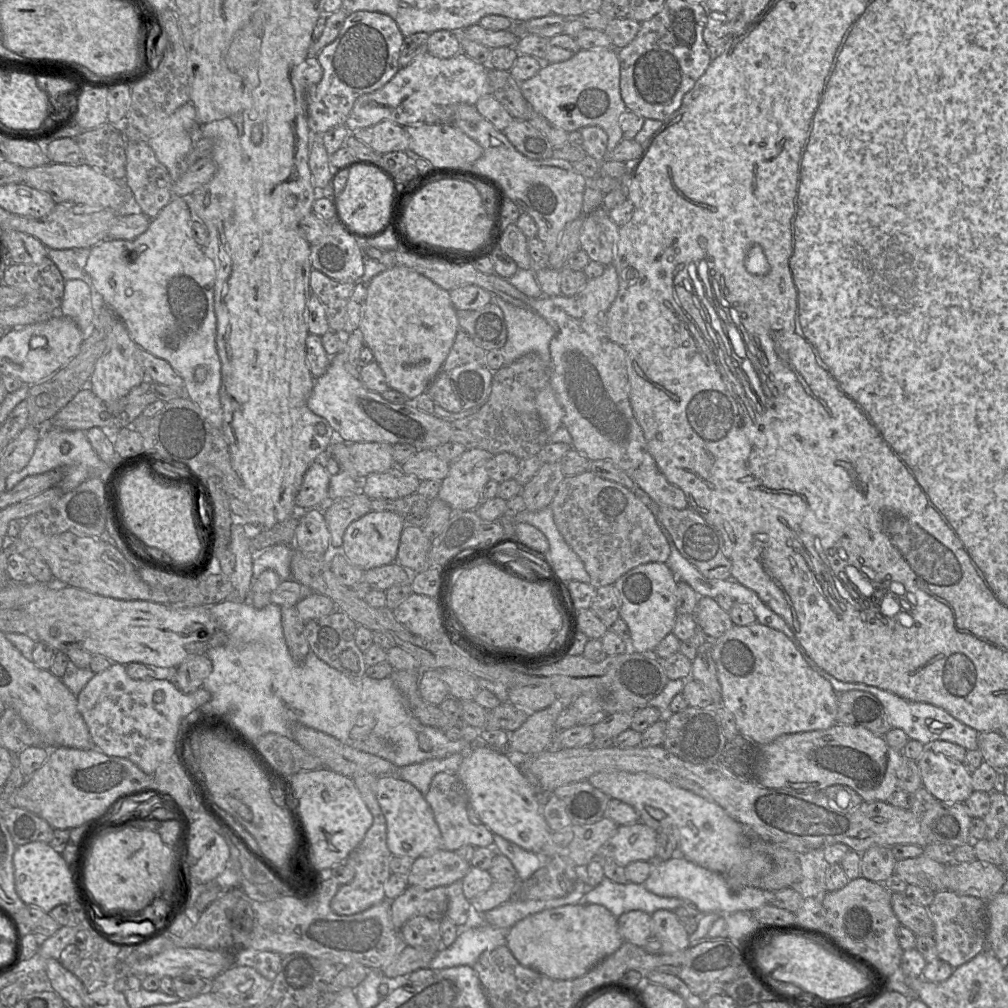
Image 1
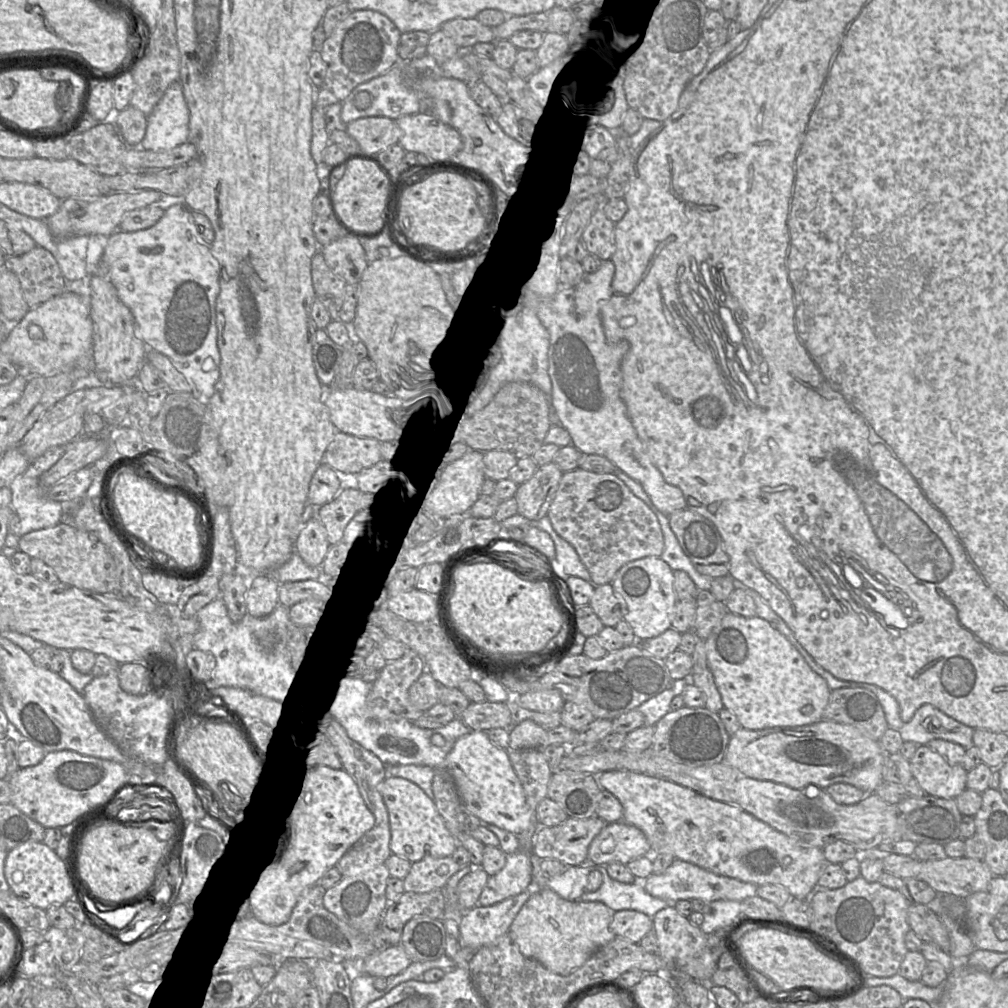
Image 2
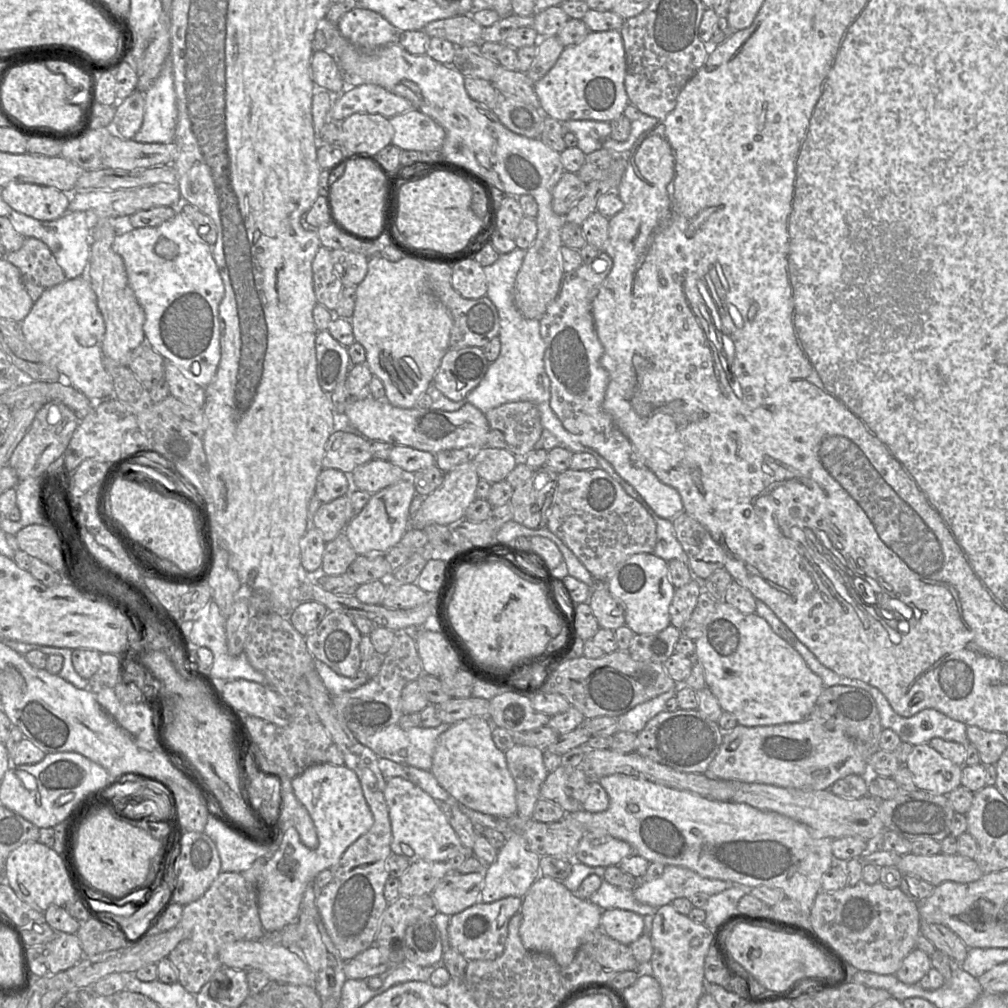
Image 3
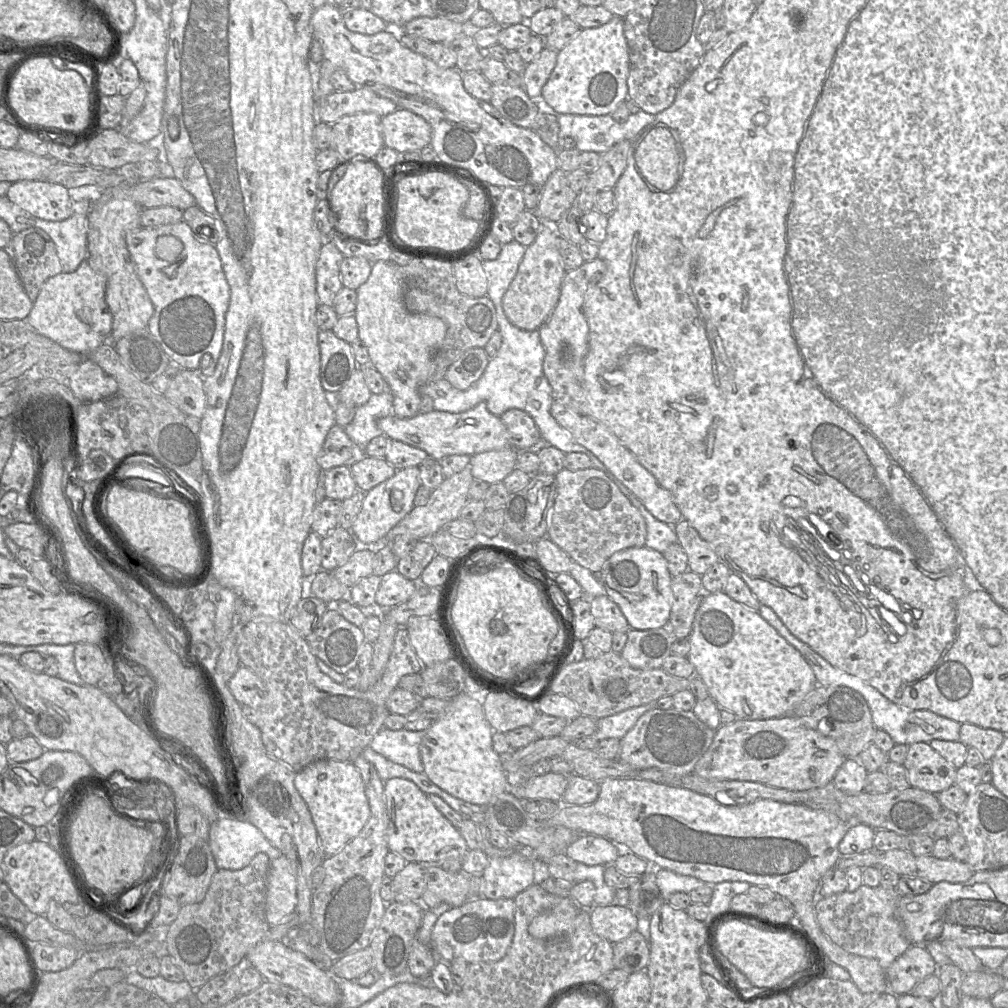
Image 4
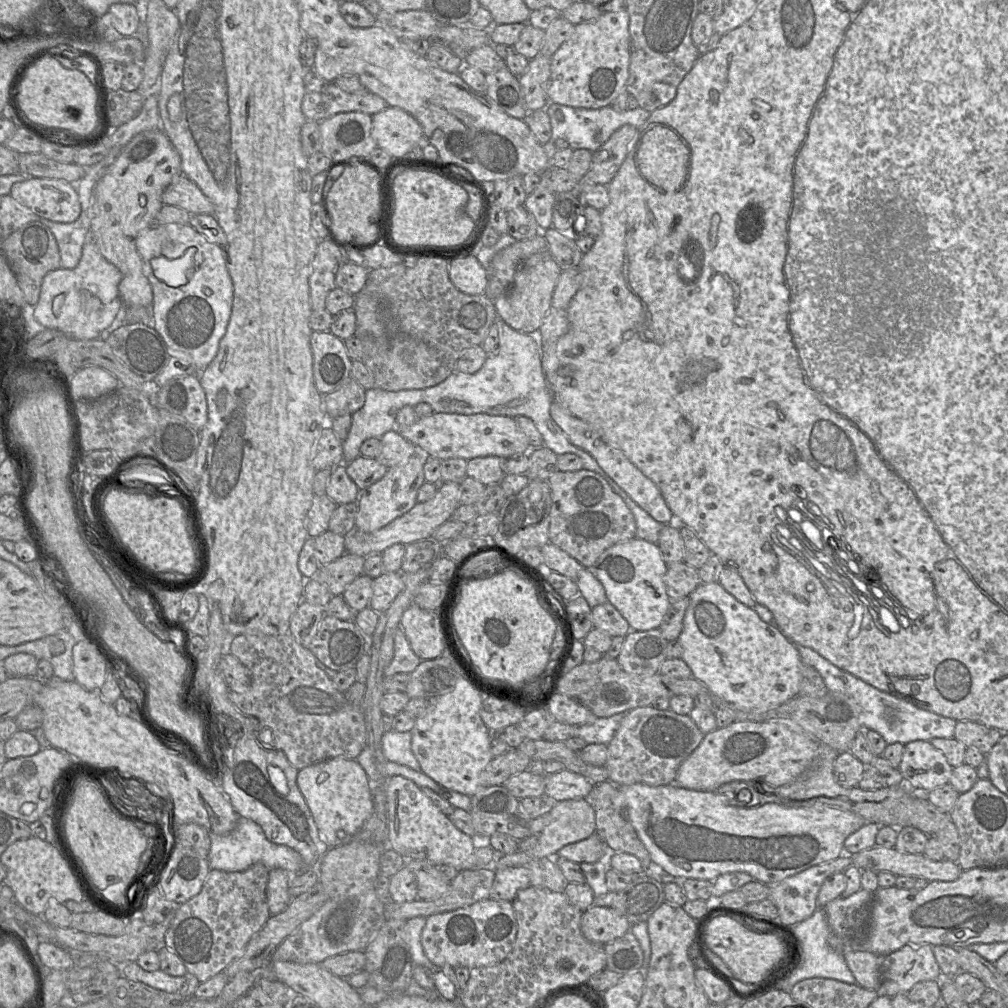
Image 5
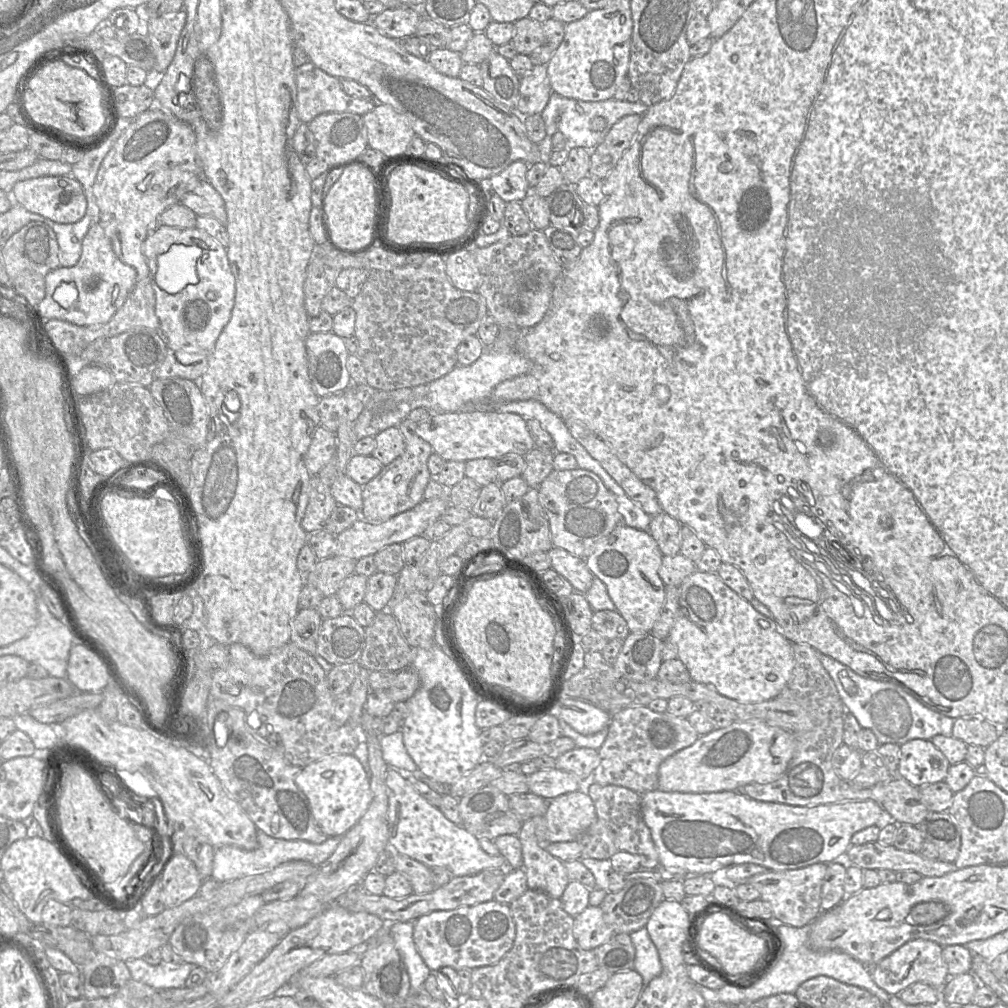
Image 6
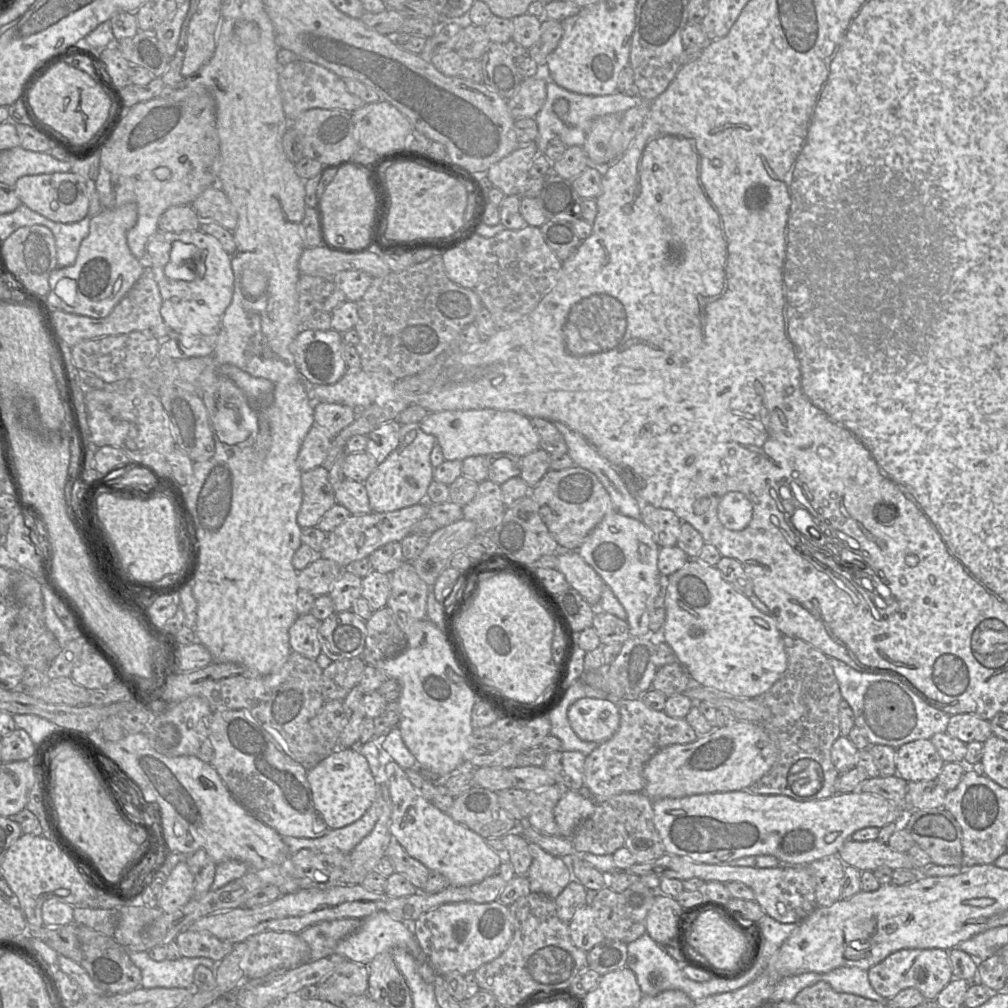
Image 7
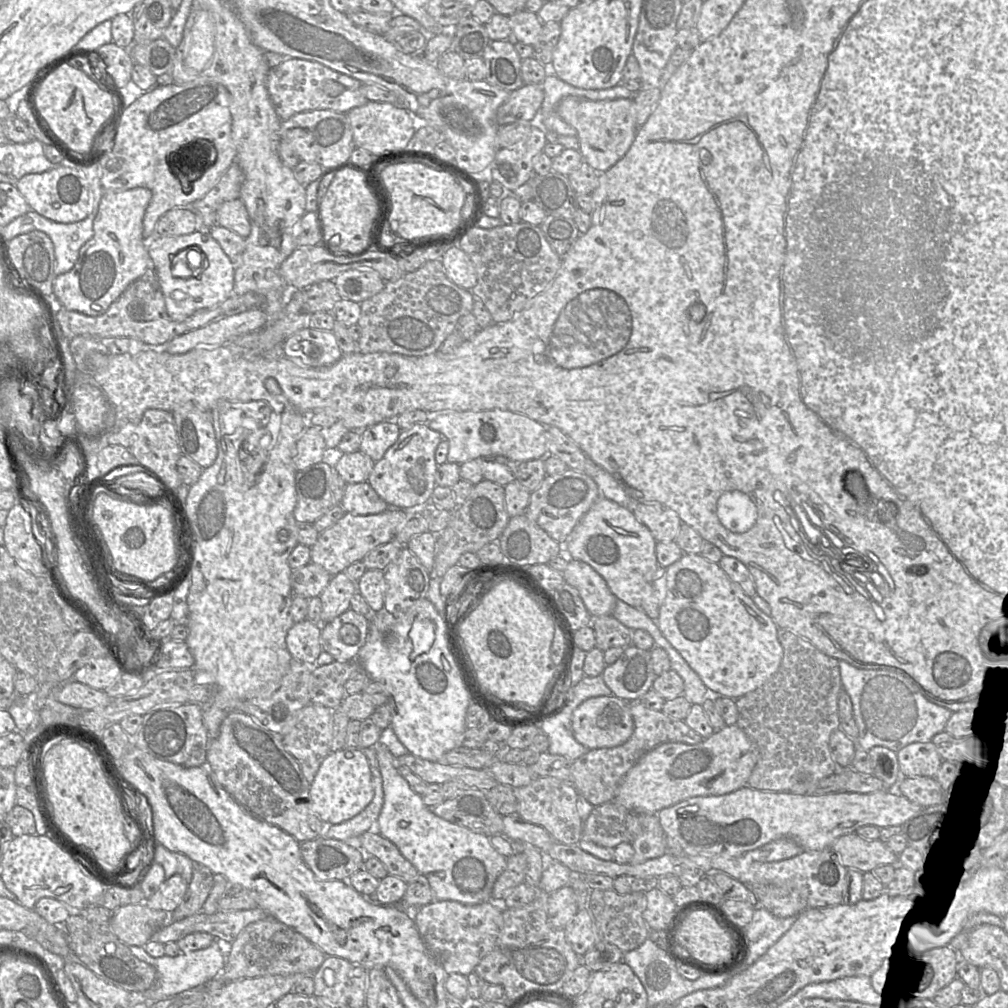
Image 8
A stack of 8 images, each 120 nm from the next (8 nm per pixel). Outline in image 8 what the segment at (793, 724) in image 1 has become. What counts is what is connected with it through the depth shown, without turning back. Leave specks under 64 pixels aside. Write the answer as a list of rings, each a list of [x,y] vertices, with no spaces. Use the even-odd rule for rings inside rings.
[[[683,554],[682,557],[671,564],[669,567],[666,568],[666,585],[667,585],[667,594],[665,597],[665,600],[663,601],[661,608],[660,608],[660,613],[656,621],[658,628],[660,629],[661,633],[663,636],[668,640],[668,642],[679,652],[679,654],[684,658],[684,660],[688,663],[688,665],[697,673],[697,675],[700,677],[700,679],[703,681],[703,683],[706,685],[706,687],[710,691],[710,696],[712,695],[714,697],[714,703],[715,699],[717,697],[728,697],[734,700],[737,700],[738,698],[742,697],[743,695],[750,693],[759,687],[761,687],[763,684],[765,684],[778,670],[780,667],[780,664],[783,659],[783,648],[778,640],[778,631],[775,623],[771,619],[770,616],[766,615],[763,613],[752,601],[752,599],[742,590],[742,588],[735,582],[733,582],[722,570],[722,568],[719,566],[718,563],[711,562],[704,558],[701,554]]]

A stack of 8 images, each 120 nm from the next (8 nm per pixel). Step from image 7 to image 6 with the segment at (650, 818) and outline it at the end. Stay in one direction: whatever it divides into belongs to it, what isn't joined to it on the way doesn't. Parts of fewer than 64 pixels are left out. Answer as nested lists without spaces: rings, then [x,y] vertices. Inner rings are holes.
[[[591,780],[587,782],[587,794],[594,803],[597,818],[605,821],[613,832],[616,848],[638,856],[640,868],[657,868],[660,865],[658,851],[643,820],[641,794],[622,786],[600,785]]]

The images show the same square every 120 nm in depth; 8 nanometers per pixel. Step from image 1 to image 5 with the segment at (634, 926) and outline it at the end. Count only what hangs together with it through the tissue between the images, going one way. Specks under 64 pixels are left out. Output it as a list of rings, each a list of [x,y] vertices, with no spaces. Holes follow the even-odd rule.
[[[592,905],[583,912],[580,928],[587,940],[606,945],[623,936],[631,926],[627,918],[612,907]]]

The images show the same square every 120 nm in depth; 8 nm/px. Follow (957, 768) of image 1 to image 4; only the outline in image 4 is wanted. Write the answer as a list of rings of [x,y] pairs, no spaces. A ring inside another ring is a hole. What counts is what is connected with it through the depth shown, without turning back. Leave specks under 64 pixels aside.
[[[928,742],[909,746],[903,763],[911,787],[938,794],[955,784],[956,770]]]

